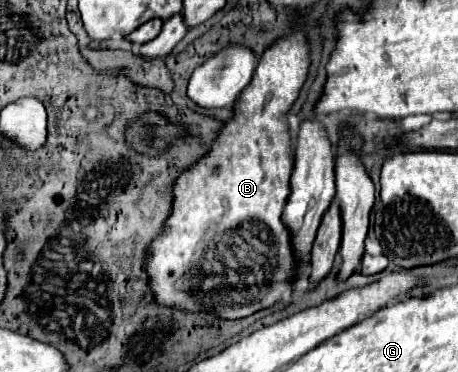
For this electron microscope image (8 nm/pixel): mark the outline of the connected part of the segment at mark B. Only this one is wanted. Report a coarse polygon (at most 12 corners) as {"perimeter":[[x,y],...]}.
{"perimeter":[[304,34],[266,50],[174,184],[156,300],[246,318],[290,292],[282,122]]}

